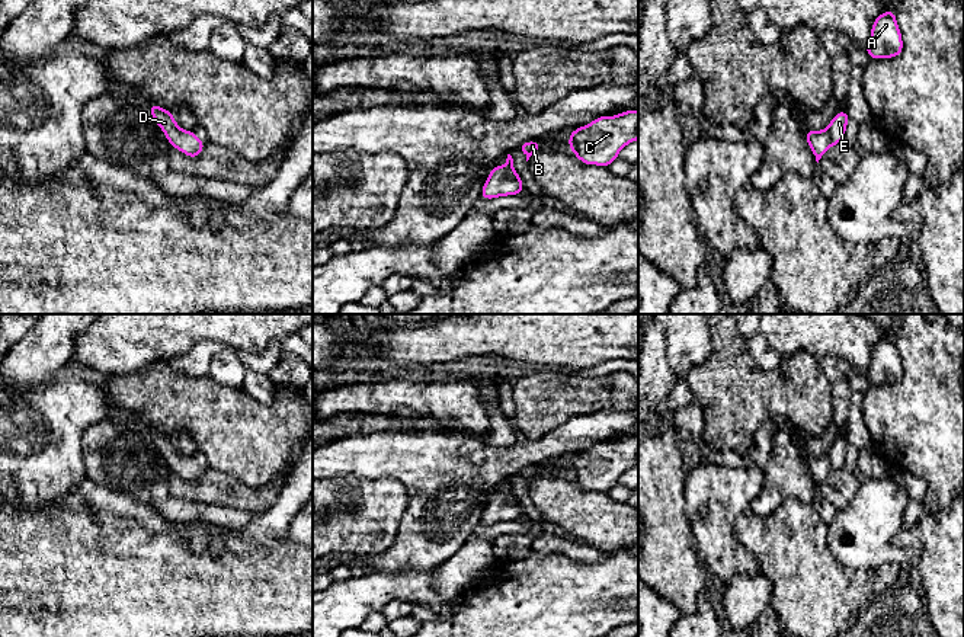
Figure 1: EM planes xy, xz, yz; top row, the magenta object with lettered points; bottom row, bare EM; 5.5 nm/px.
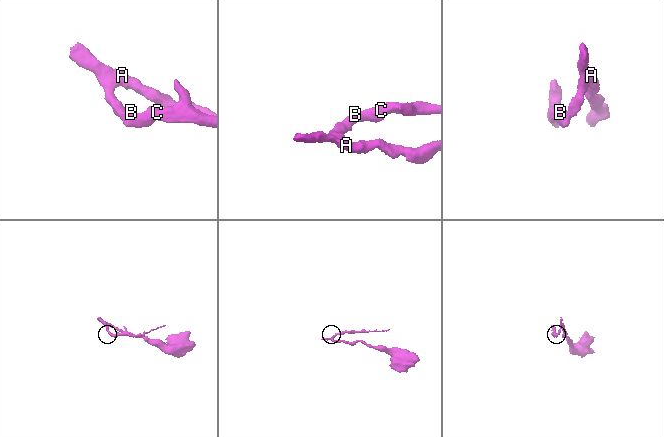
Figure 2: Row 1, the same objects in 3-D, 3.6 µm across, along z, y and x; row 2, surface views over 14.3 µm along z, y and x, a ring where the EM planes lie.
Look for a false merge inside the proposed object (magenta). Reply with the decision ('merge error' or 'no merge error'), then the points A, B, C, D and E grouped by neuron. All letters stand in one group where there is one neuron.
no merge error | A B C D E

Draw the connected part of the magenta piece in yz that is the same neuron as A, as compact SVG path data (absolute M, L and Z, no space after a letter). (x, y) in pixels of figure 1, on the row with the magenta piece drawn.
M893 9L874 20L869 44L864 49L874 60L893 58L903 52L903 39Z

